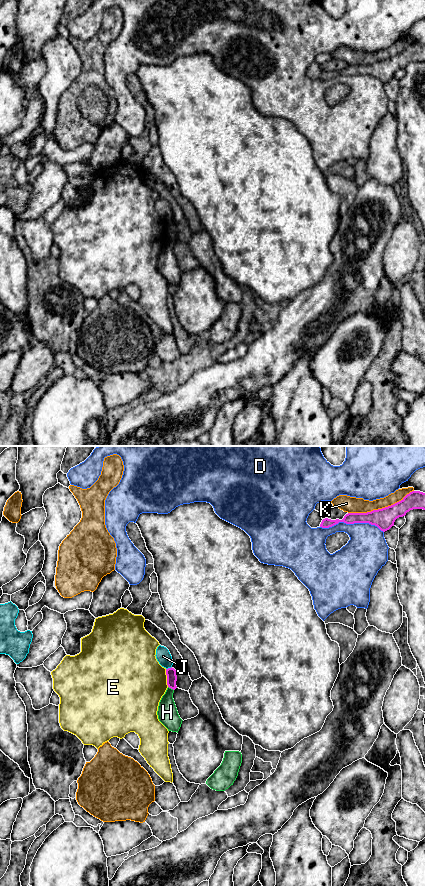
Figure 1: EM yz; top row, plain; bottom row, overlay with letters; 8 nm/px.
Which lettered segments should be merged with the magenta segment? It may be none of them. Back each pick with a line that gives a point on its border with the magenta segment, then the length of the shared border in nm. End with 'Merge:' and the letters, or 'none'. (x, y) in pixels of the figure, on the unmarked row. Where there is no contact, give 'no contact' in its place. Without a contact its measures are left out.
Merge: none

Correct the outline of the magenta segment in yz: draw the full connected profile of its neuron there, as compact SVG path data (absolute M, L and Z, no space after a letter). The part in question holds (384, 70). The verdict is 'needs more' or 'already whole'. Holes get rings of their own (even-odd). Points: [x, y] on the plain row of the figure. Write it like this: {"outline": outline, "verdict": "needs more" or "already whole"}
{"outline": "M412 43L401 53L391 58L367 65L348 65L342 72L325 70L322 72L320 79L329 80L339 74L344 74L346 76L369 75L377 78L381 83L385 84L394 78L394 74L397 70L405 68L407 64L413 61L425 62L425 45Z", "verdict": "already whole"}

